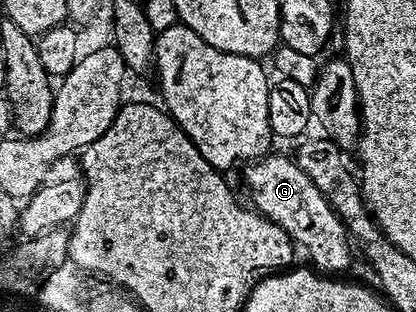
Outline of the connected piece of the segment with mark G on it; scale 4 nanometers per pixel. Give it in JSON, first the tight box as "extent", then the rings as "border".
{"extent":[243,154,354,274],"border":[[[269,154],[251,161],[243,172],[251,207],[270,222],[282,226],[293,245],[300,247],[301,244],[312,259],[313,269],[324,274],[344,274],[352,264],[354,245],[342,218],[332,209],[322,190],[314,186],[312,179],[306,175],[306,170],[302,170],[302,166],[298,166],[291,155]]]}

